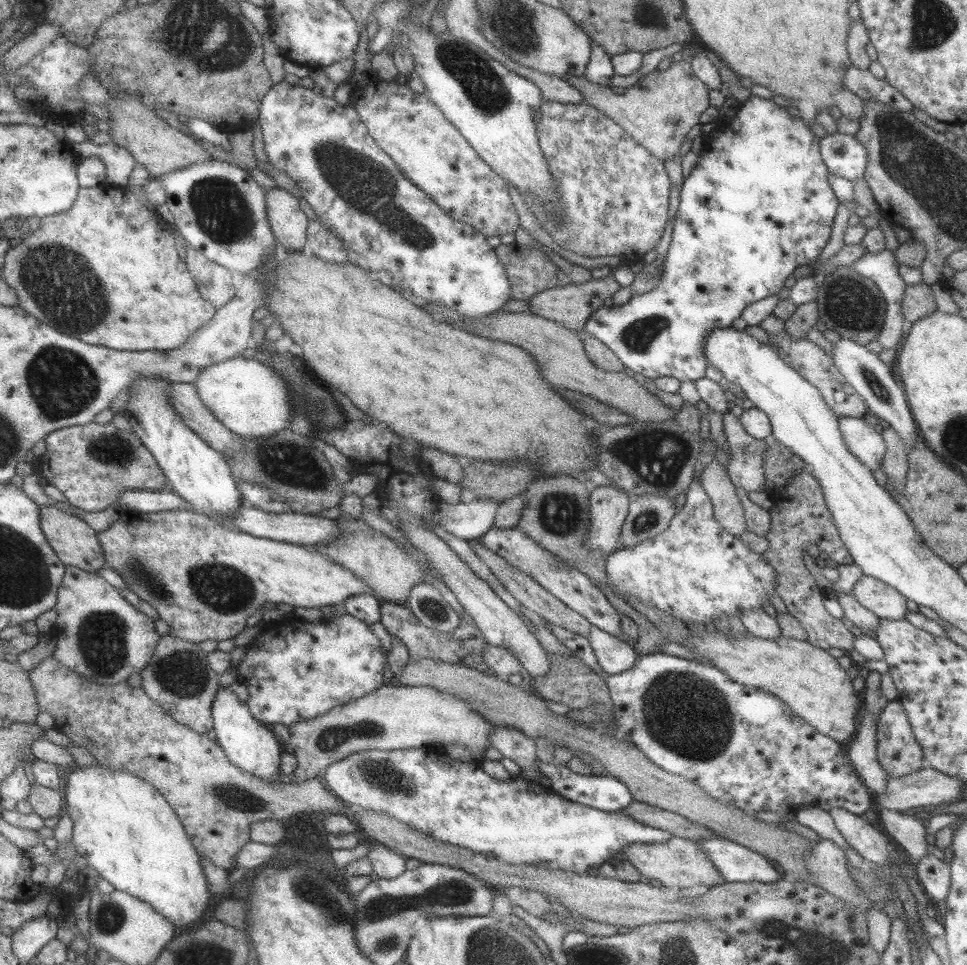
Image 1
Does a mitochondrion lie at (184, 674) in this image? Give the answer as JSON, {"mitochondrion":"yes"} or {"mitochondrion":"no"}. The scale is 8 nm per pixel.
{"mitochondrion":"yes"}

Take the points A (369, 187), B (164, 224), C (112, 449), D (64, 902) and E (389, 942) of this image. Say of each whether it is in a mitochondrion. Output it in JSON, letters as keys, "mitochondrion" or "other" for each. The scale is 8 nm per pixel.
{"A":"mitochondrion","B":"other","C":"mitochondrion","D":"other","E":"mitochondrion"}

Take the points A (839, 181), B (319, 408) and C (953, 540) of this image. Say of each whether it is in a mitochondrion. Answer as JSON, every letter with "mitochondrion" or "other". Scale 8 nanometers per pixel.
{"A":"other","B":"mitochondrion","C":"other"}

